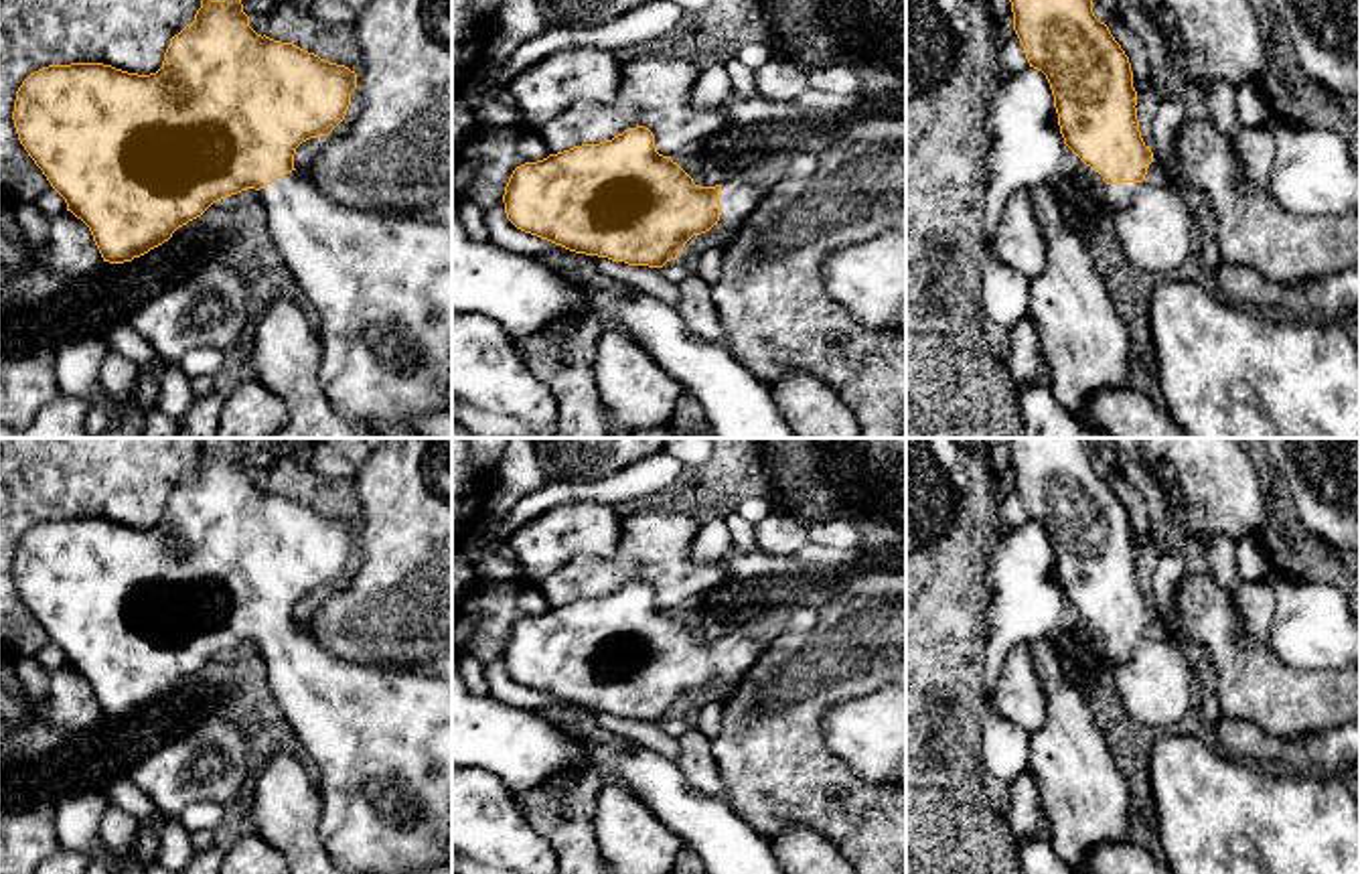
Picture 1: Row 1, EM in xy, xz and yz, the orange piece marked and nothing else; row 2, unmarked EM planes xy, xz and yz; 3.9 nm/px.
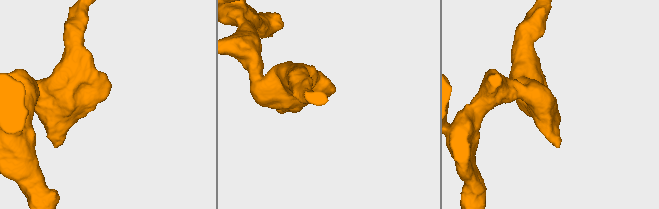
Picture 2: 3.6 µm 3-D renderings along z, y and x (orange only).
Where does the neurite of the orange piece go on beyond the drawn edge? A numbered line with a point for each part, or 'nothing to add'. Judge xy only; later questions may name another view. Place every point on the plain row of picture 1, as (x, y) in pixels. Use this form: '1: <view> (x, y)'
1: xy (382, 739)

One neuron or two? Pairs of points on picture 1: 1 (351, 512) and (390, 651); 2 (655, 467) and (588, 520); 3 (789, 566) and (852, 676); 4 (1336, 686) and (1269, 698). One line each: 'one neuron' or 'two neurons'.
1: two neurons
2: two neurons
3: two neurons
4: one neuron

